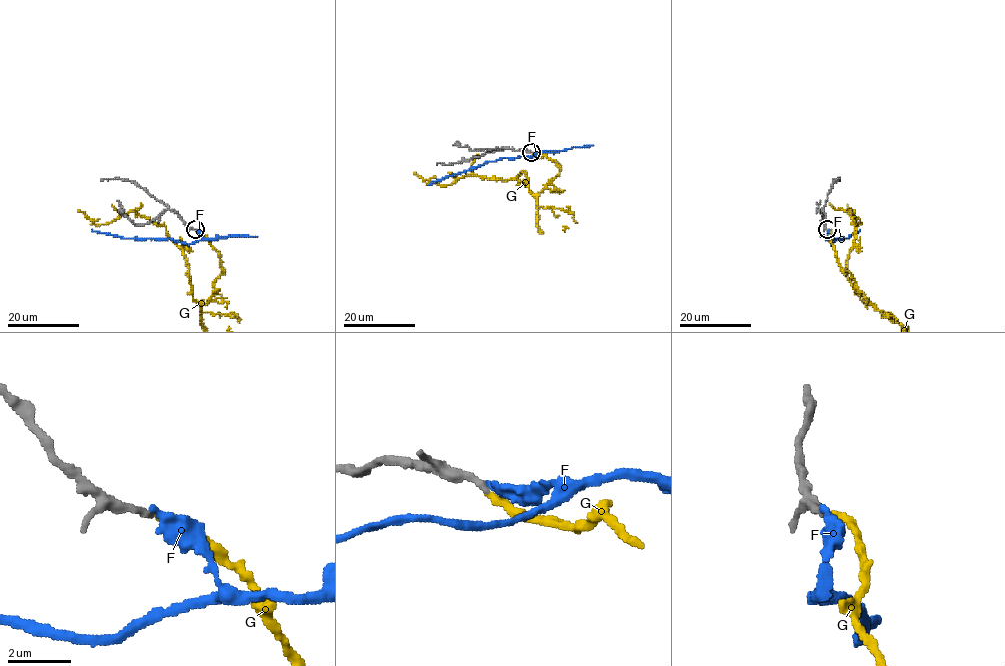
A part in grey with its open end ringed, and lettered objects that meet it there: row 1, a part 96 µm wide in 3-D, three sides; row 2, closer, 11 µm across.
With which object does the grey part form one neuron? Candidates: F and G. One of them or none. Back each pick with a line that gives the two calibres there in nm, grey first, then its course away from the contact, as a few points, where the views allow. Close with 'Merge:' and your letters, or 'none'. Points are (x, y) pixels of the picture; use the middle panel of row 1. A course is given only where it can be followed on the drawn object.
G: calibres 220 and 200 nm
Merge: G

